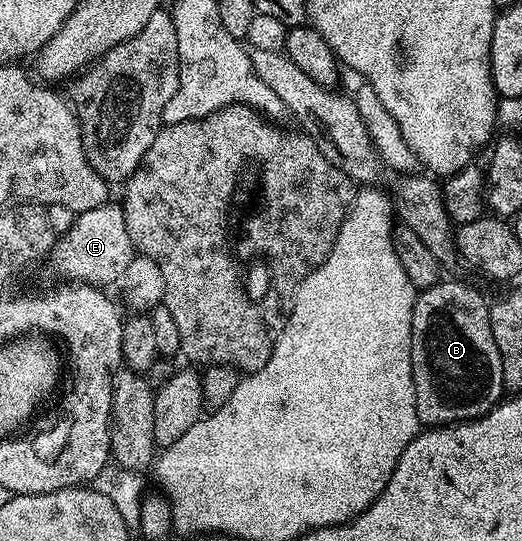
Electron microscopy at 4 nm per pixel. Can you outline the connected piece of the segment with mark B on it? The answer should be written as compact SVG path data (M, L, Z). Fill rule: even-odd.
M440 279L415 297L411 323L411 369L419 423L423 426L476 420L504 399L501 354L493 342L491 309L471 284Z

